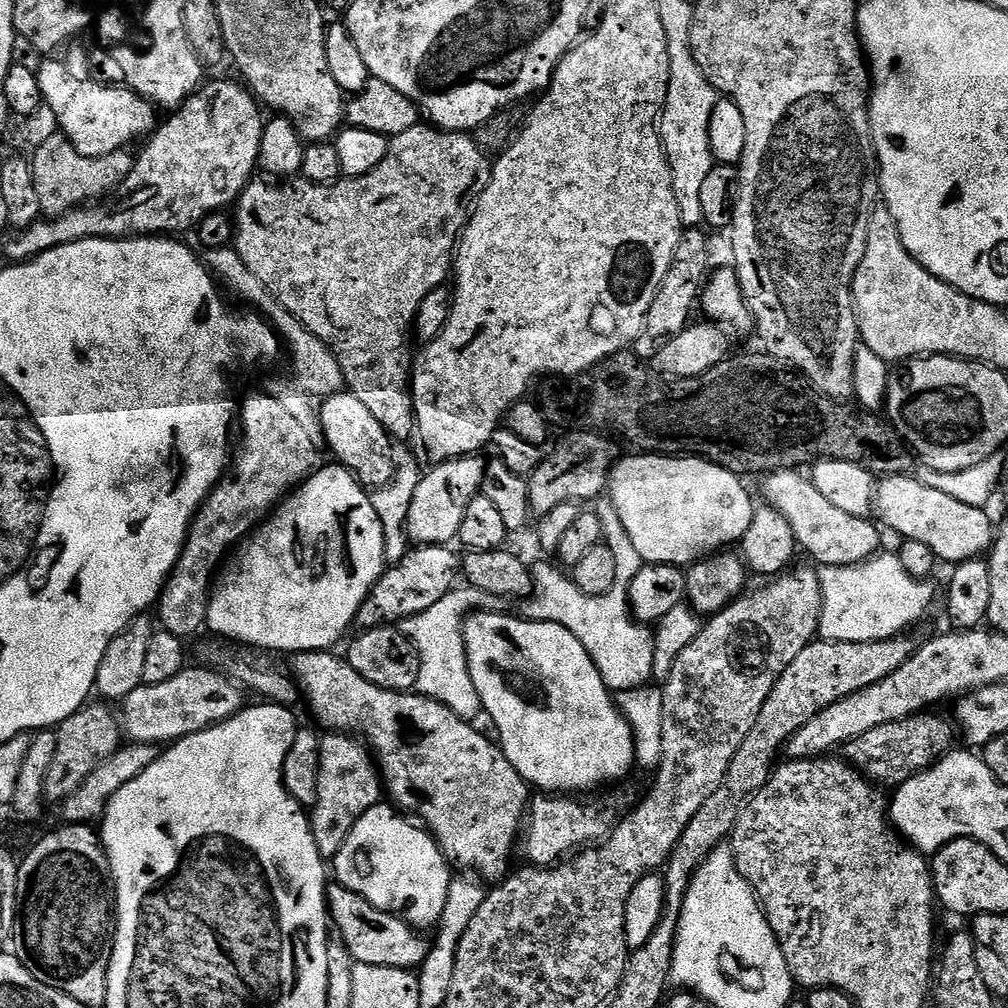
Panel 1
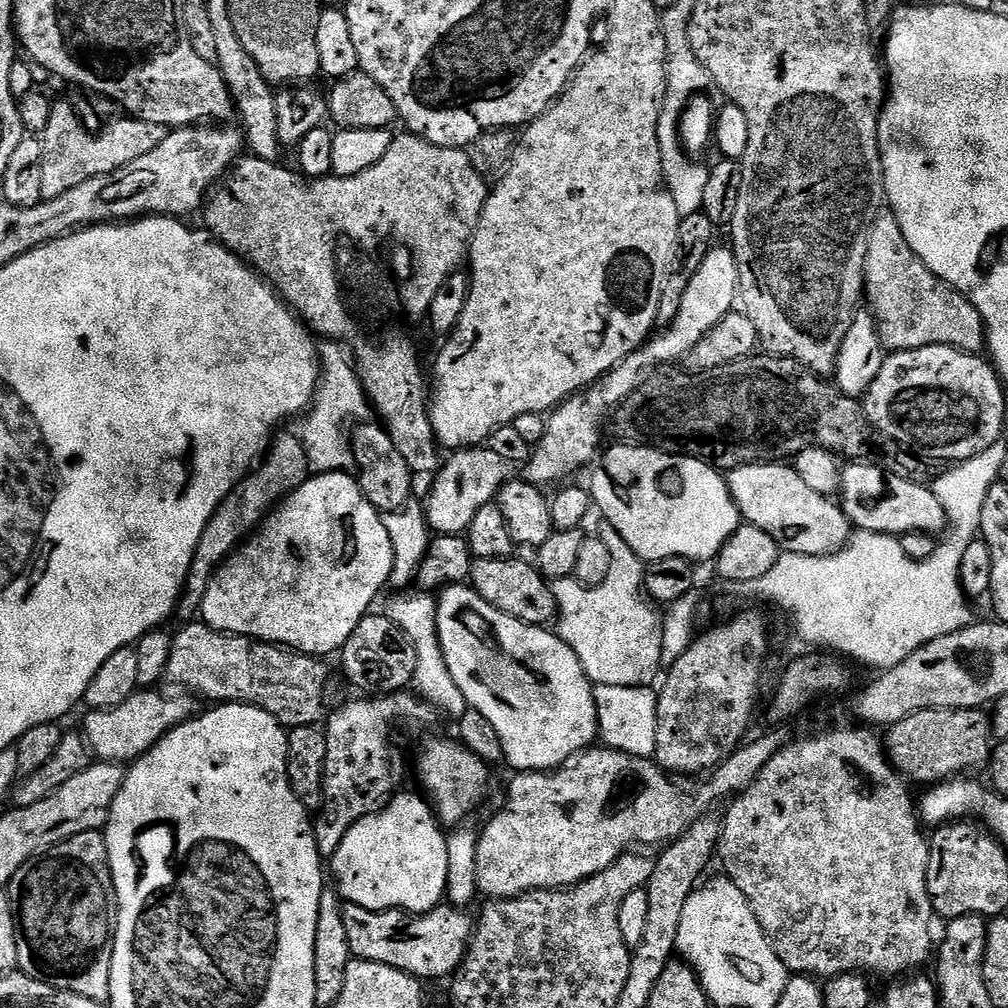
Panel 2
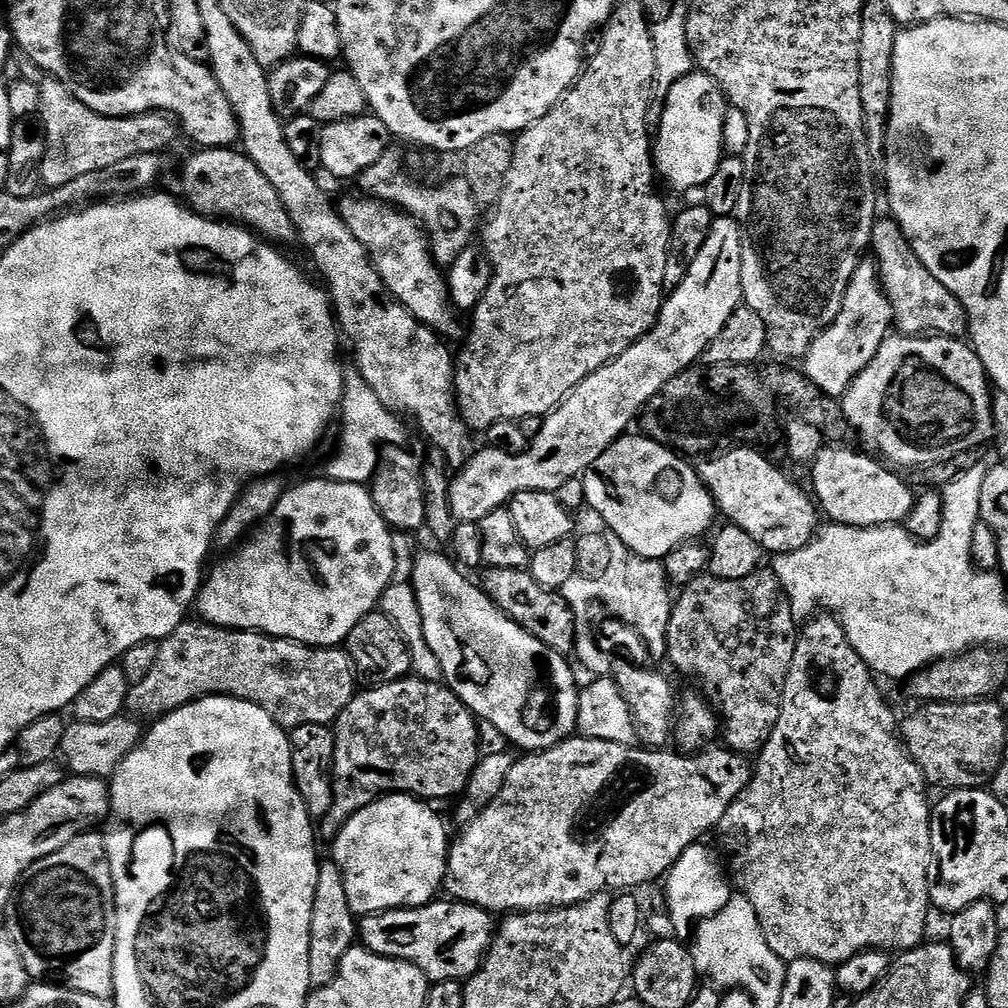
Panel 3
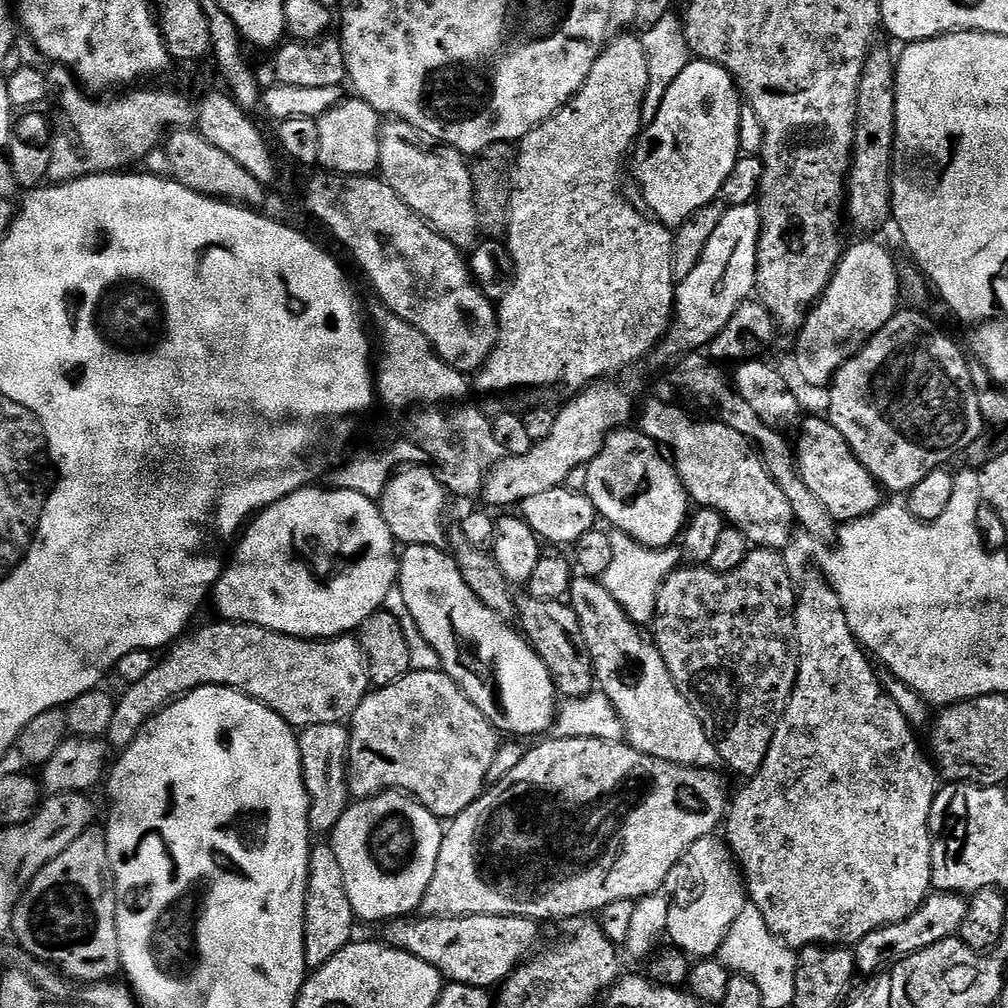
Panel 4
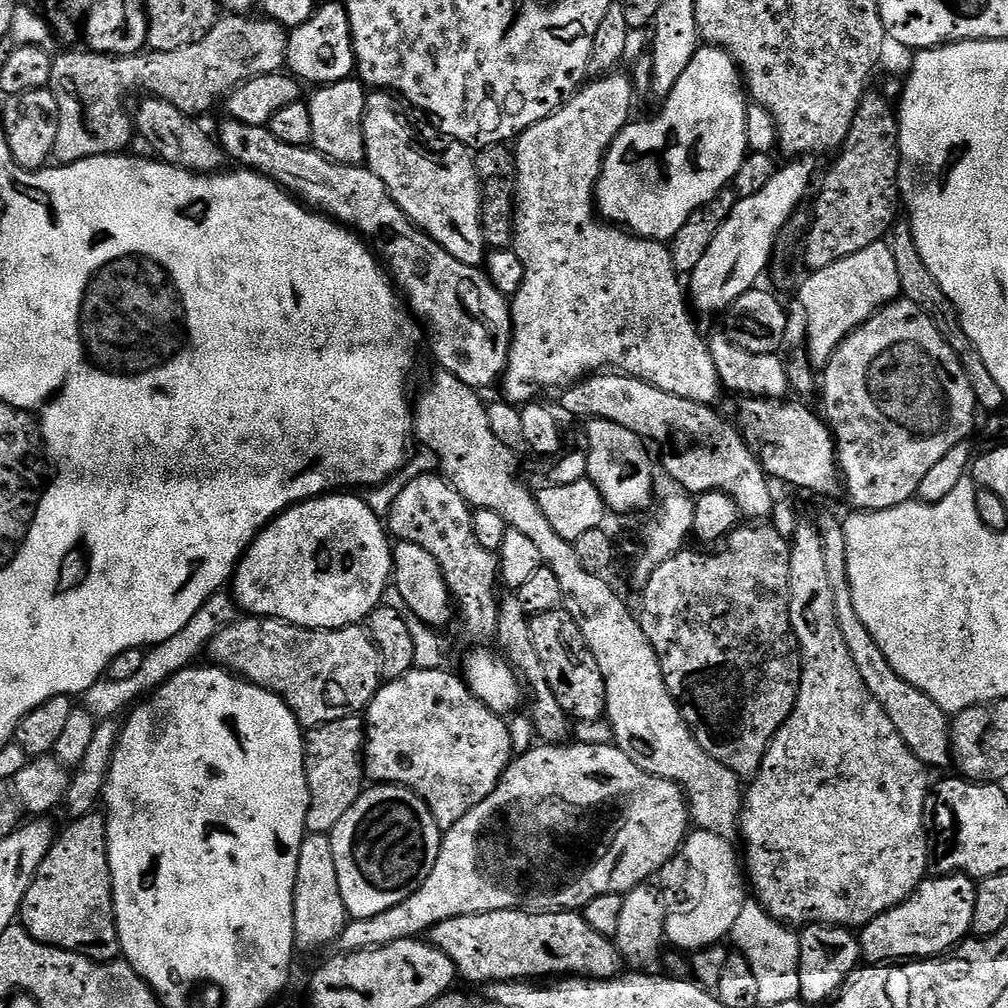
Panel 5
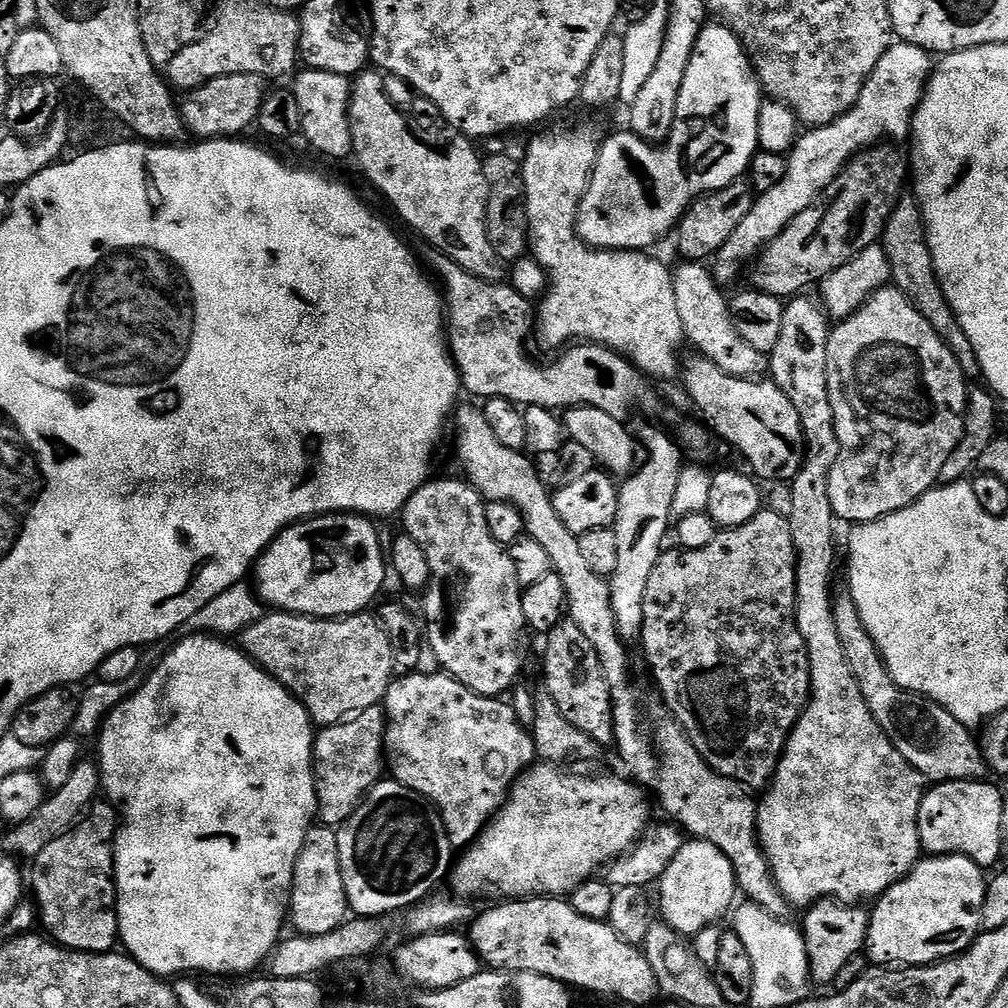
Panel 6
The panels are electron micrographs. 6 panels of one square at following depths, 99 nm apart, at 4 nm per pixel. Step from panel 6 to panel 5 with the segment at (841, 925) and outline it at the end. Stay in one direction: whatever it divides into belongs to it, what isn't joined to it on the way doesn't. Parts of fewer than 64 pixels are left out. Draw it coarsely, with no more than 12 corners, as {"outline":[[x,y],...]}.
{"outline":[[851,928],[799,929],[799,999],[827,1005],[861,967]]}

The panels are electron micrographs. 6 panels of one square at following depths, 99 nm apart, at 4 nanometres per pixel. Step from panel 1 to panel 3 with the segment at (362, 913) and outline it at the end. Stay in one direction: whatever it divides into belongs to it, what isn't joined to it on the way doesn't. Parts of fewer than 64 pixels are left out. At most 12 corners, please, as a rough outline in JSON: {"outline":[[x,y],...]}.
{"outline":[[451,898],[373,912],[358,940],[467,982],[484,964],[493,913]]}

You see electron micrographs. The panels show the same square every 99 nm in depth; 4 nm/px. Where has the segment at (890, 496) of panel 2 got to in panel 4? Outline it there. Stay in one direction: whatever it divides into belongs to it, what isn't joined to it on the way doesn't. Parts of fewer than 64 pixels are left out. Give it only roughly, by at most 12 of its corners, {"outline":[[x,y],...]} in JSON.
{"outline":[[831,420],[794,440],[802,478],[837,522],[881,507],[882,489]]}

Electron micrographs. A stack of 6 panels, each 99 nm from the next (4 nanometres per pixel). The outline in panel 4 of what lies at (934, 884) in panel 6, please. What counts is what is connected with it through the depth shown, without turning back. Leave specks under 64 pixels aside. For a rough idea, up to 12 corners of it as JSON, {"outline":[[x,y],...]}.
{"outline":[[933,891],[910,918],[866,934],[856,971],[872,978],[897,960],[953,939],[968,900]]}

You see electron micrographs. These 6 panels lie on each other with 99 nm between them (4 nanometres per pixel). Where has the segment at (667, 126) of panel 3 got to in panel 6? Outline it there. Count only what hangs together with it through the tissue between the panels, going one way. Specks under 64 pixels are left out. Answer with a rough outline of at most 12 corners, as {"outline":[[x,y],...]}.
{"outline":[[719,22],[696,38],[672,132],[600,153],[576,232],[652,250],[758,151],[760,81]]}

